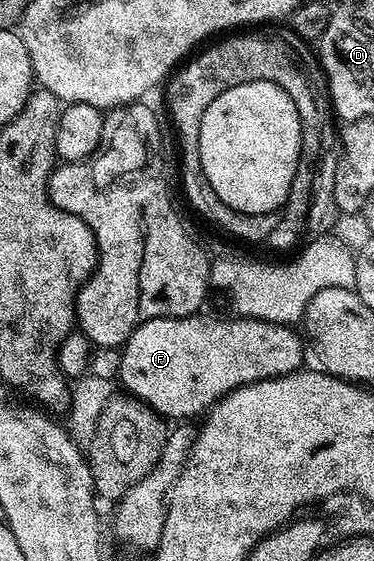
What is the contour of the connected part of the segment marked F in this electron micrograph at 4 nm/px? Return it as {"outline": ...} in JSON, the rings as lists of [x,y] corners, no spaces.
{"outline":[[[196,314],[193,316],[166,316],[165,318],[157,318],[156,320],[150,320],[149,322],[145,322],[137,329],[137,331],[127,339],[126,344],[122,345],[121,348],[121,366],[119,367],[119,375],[117,377],[118,383],[123,383],[122,391],[126,393],[128,396],[135,396],[141,402],[145,402],[149,405],[150,408],[153,409],[159,416],[166,418],[171,422],[183,422],[188,418],[195,418],[191,416],[195,416],[200,412],[200,414],[206,413],[208,409],[210,409],[211,405],[215,403],[216,400],[219,400],[223,396],[227,395],[227,393],[233,391],[235,388],[240,388],[241,386],[245,386],[246,384],[256,384],[258,380],[271,380],[274,376],[288,376],[290,372],[300,371],[304,367],[303,364],[303,344],[304,341],[301,339],[299,341],[299,336],[295,333],[296,329],[294,327],[285,325],[285,324],[274,324],[273,322],[265,322],[264,320],[248,320],[246,318],[230,318],[231,320],[218,320],[215,316],[203,316],[204,314]]]}

